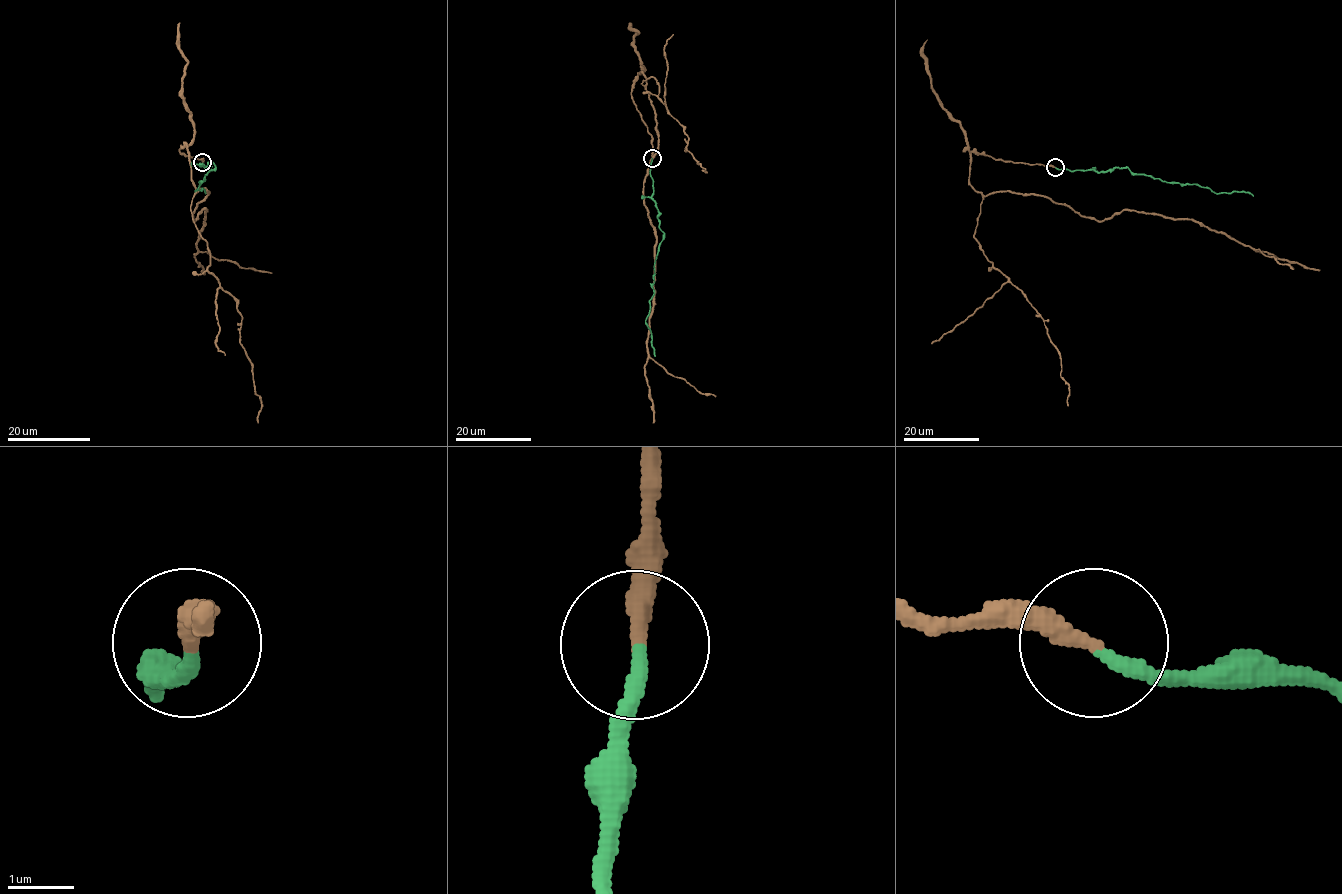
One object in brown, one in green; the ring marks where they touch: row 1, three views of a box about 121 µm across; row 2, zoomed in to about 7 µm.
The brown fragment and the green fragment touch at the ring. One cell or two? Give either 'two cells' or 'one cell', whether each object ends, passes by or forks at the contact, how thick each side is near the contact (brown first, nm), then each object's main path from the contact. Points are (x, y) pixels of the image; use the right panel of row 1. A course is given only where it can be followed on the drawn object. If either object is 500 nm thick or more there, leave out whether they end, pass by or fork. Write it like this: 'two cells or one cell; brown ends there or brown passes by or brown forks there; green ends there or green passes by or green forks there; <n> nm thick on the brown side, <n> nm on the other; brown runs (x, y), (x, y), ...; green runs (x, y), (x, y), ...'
two cells; brown ends there; green ends there; 320 nm thick on the brown side, 200 nm on the other; brown runs (1055, 167), (972, 152), (969, 184), (984, 195), (1045, 195), (1097, 220), (1133, 210), (1201, 222), (1293, 269); green runs (1055, 168), (1101, 172), (1125, 168), (1163, 181), (1208, 187), (1217, 193), (1244, 191), (1253, 196)

